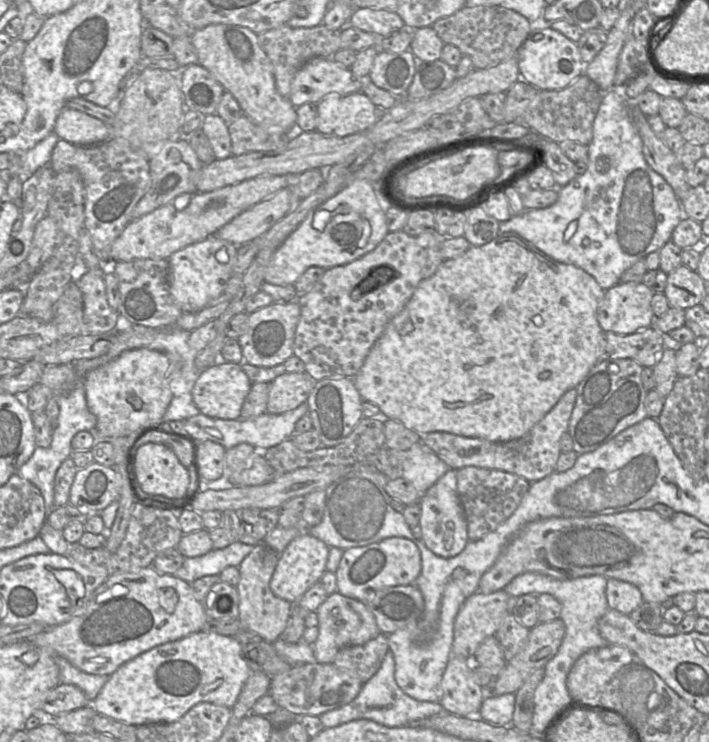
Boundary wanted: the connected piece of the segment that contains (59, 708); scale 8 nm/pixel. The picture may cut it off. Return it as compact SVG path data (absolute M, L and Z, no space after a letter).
M58 684L44 699L41 709L57 716L90 705L86 694L77 686Z

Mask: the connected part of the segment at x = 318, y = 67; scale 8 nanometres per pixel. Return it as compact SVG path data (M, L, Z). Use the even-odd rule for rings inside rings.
M315 57L306 62L294 75L288 96L297 108L305 103L318 103L327 94L348 95L362 91L363 80L337 63L332 57Z

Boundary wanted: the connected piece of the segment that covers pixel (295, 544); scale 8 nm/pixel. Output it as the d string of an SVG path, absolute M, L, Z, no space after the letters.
M303 531L295 537L280 554L278 563L270 581L270 589L275 596L298 604L305 592L321 578L326 571L330 547L323 541Z

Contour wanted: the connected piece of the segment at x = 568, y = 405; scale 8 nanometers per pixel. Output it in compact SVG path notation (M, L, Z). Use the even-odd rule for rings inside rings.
M576 388L568 390L526 435L516 440L489 442L476 437L437 431L421 435L421 442L431 448L450 469L458 470L467 466L496 469L516 474L532 483L556 471L556 464L561 454L560 439L568 431L576 397Z

